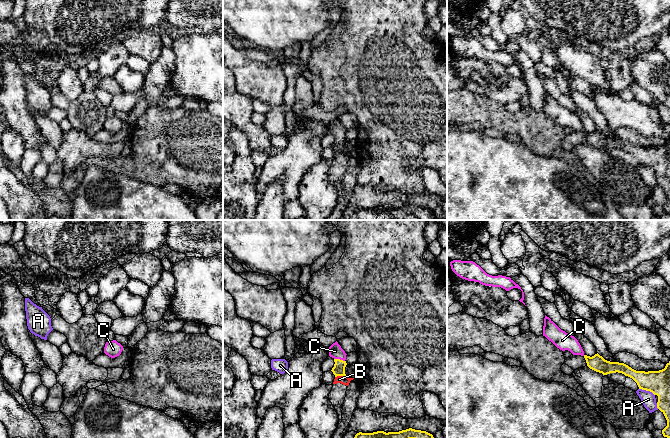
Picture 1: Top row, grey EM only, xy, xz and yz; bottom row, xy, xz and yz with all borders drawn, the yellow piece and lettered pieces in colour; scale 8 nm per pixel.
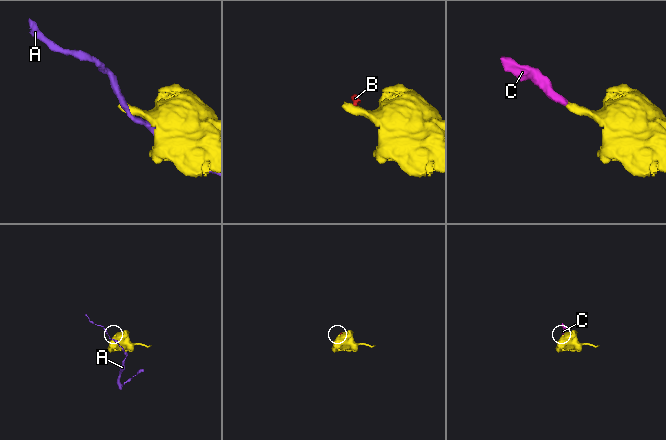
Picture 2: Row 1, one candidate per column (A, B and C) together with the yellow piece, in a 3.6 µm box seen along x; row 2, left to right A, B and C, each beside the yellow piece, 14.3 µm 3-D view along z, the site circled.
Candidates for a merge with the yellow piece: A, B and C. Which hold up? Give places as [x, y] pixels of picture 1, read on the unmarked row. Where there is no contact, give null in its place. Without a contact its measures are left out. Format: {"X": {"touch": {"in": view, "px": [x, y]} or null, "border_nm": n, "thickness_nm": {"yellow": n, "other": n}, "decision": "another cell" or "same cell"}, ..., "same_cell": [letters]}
{"A": {"touch": {"in": "yz", "px": [647, 166]}, "border_nm": 140, "thickness_nm": {"yellow": 190, "other": 120}, "decision": "another cell"}, "B": {"touch": {"in": "xz", "px": [342, 151]}, "border_nm": 110, "thickness_nm": {"yellow": 100, "other": 60}, "decision": "another cell"}, "C": {"touch": {"in": "xz", "px": [339, 135]}, "border_nm": 90, "thickness_nm": {"yellow": 100, "other": 110}, "decision": "same cell"}, "same_cell": ["C"]}

